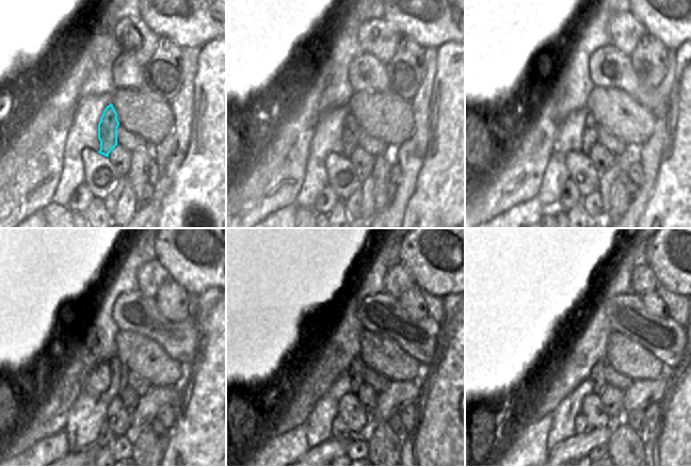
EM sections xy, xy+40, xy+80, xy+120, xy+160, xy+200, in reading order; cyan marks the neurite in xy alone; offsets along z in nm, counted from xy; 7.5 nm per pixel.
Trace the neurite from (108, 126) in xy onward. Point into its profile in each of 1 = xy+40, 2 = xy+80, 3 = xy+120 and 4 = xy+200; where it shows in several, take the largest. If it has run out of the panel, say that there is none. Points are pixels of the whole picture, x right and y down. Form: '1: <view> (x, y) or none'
1: xy+40 (351, 128)
2: xy+80 (589, 135)
3: xy+120 (114, 365)
4: xy+200 (597, 377)

